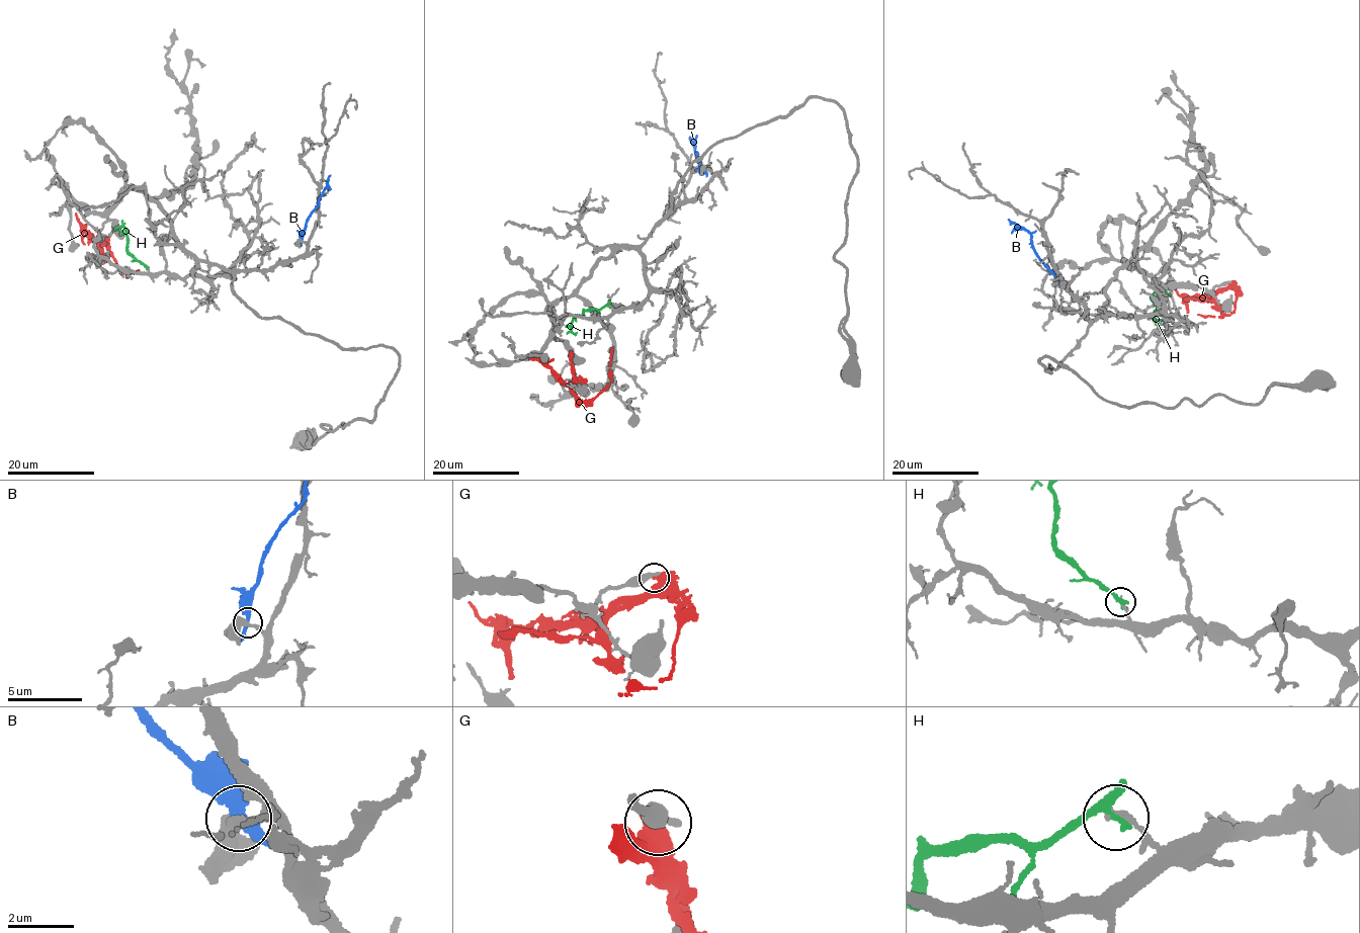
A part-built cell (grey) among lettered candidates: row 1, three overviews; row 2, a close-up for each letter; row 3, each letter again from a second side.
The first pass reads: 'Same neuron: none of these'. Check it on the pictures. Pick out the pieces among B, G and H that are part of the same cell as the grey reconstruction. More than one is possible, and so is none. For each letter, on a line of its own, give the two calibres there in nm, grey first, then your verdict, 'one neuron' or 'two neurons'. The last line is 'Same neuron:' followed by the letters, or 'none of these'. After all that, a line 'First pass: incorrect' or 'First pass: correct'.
B: calibres 400 and 320 nm; two neurons
G: calibres 440 and 600 nm; two neurons
H: calibres 190 and 240 nm; two neurons
Same neuron: none of these
First pass: correct

